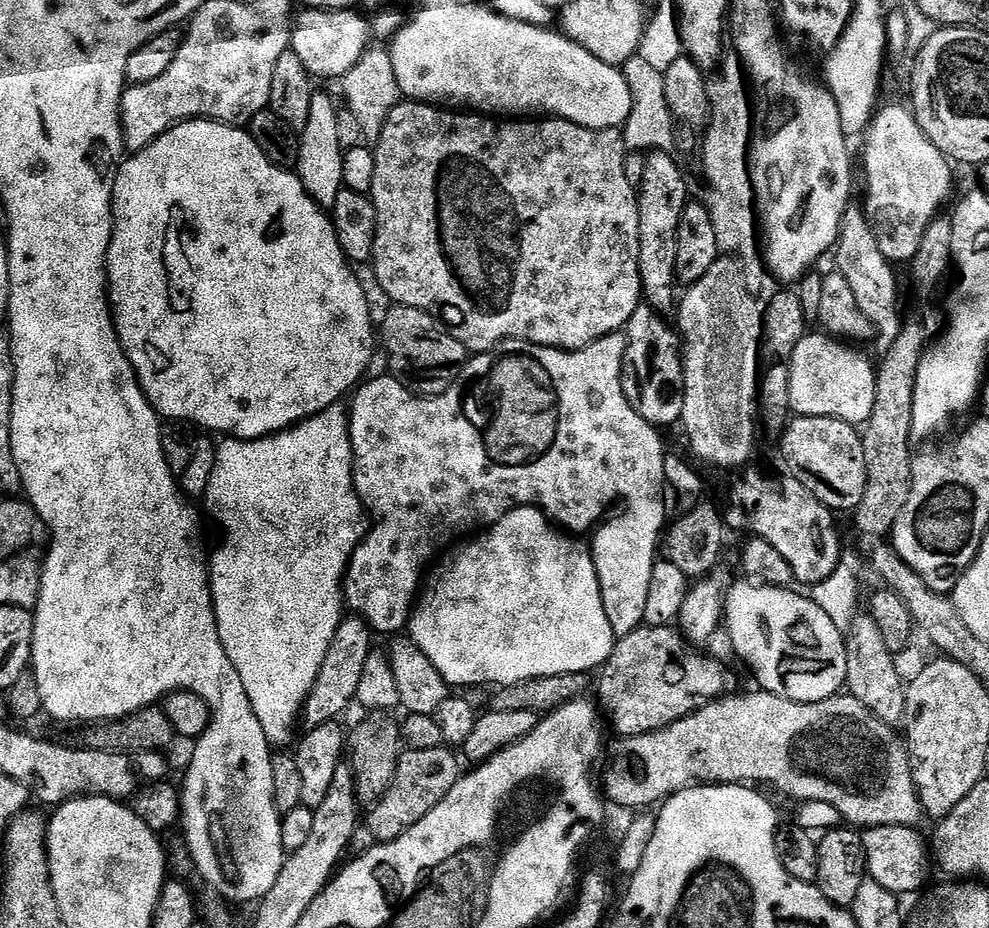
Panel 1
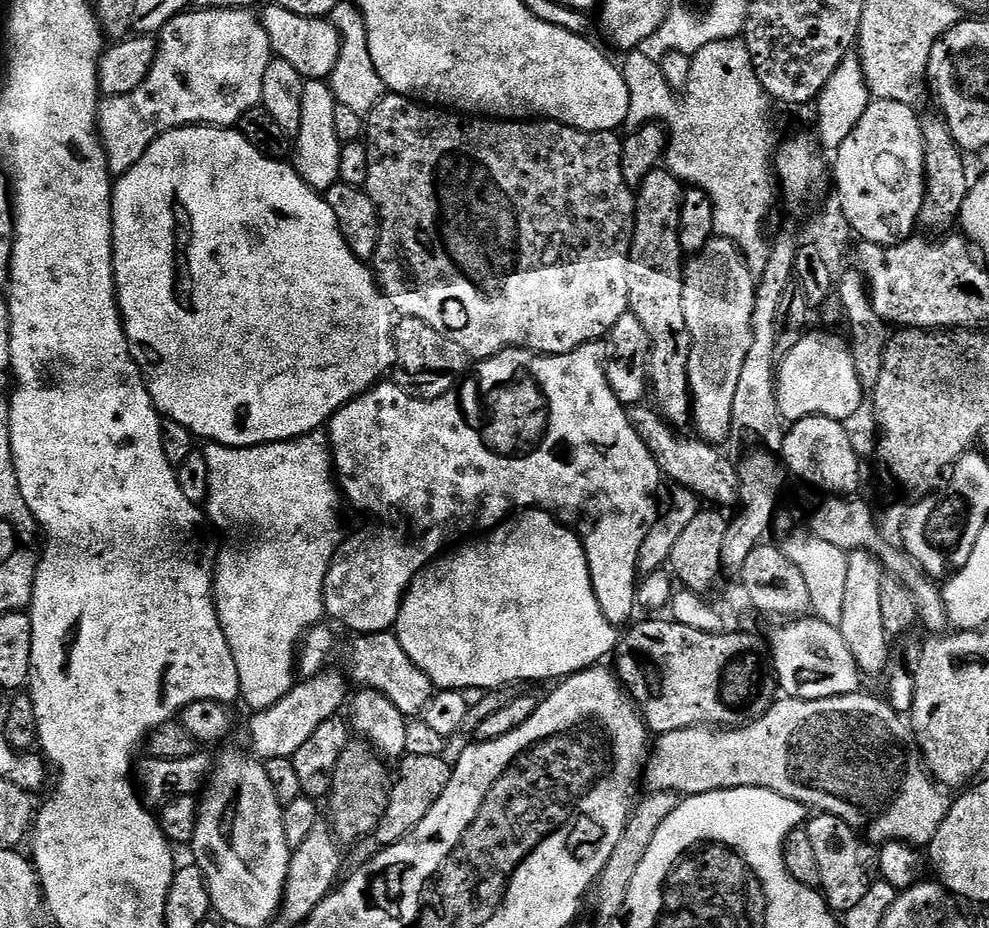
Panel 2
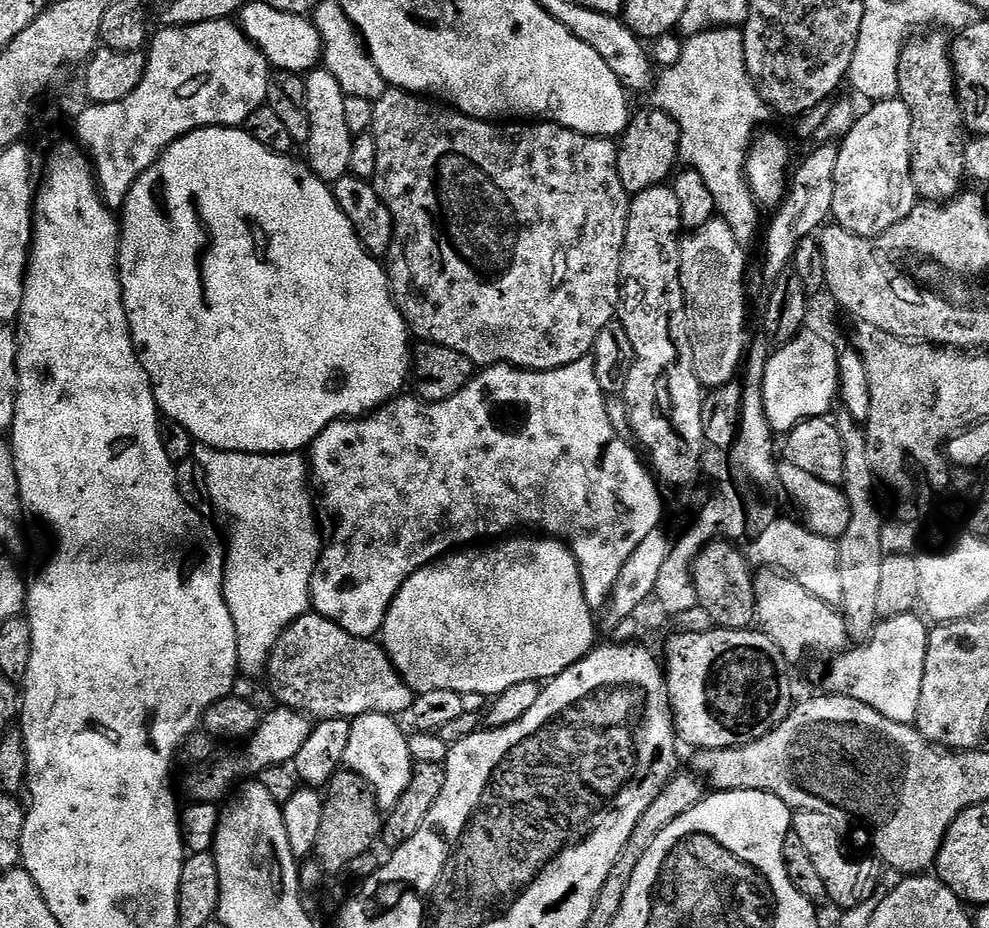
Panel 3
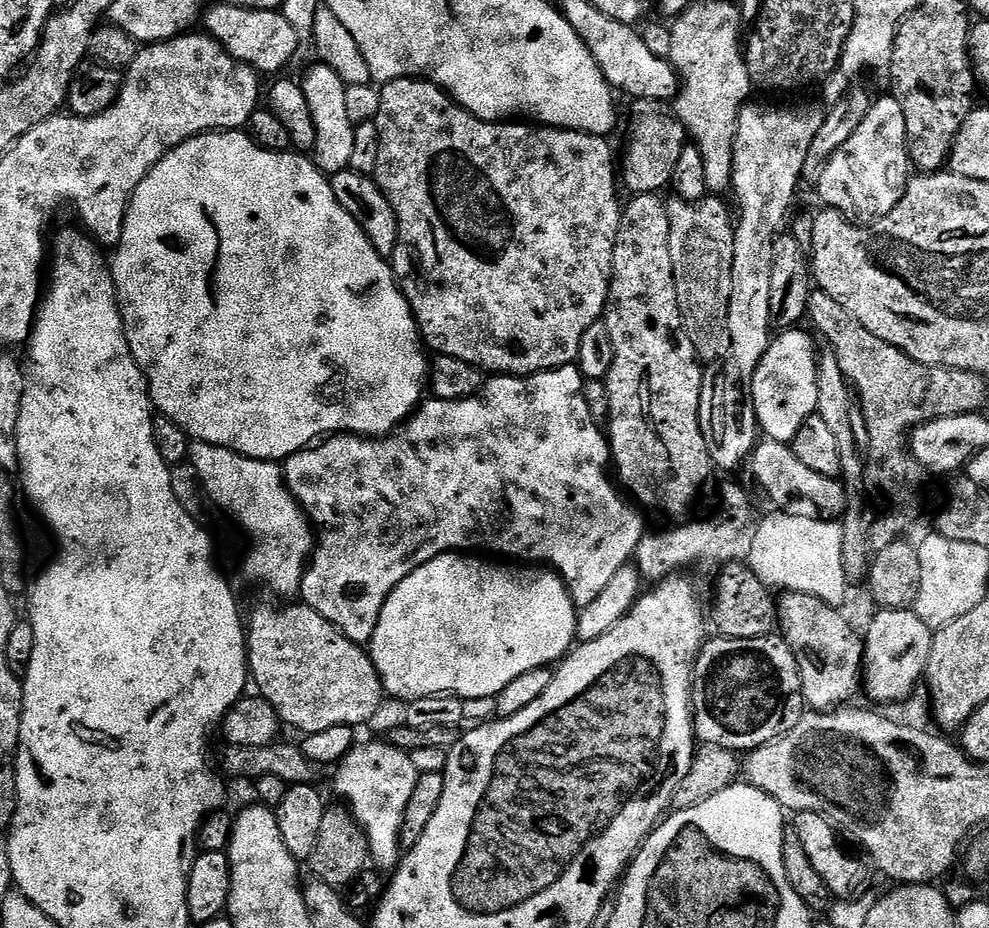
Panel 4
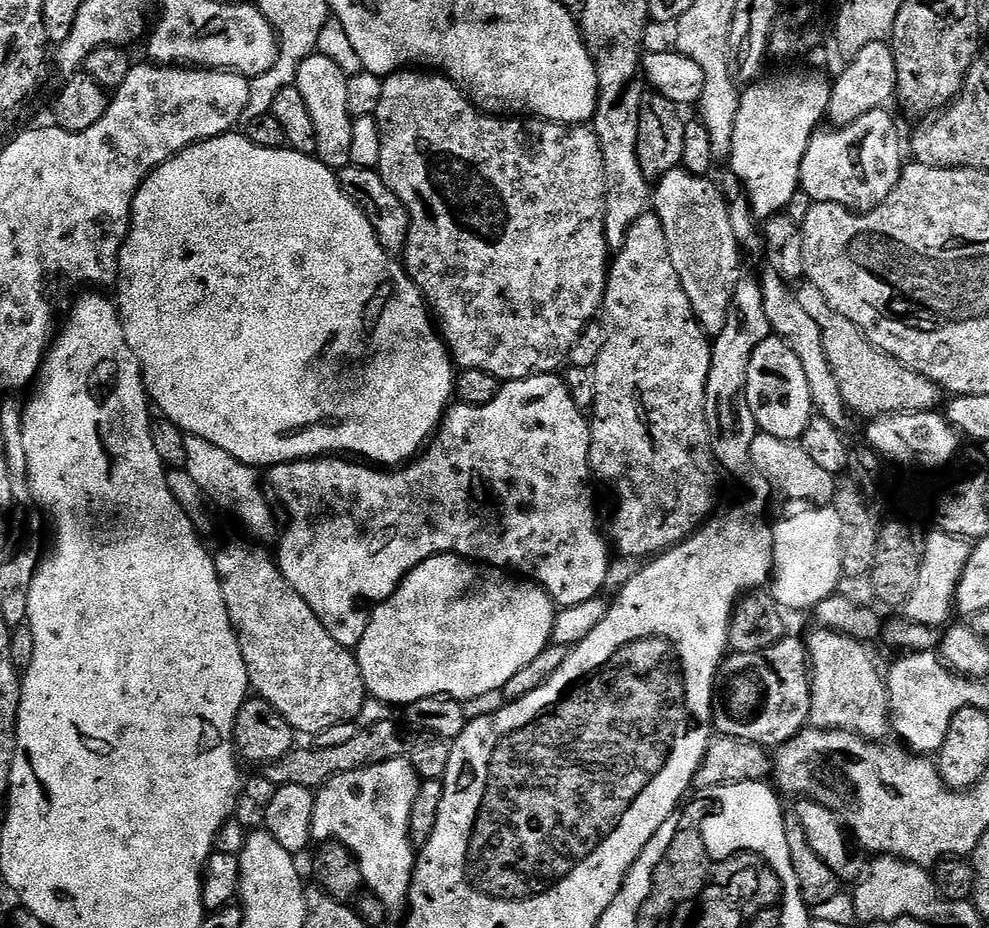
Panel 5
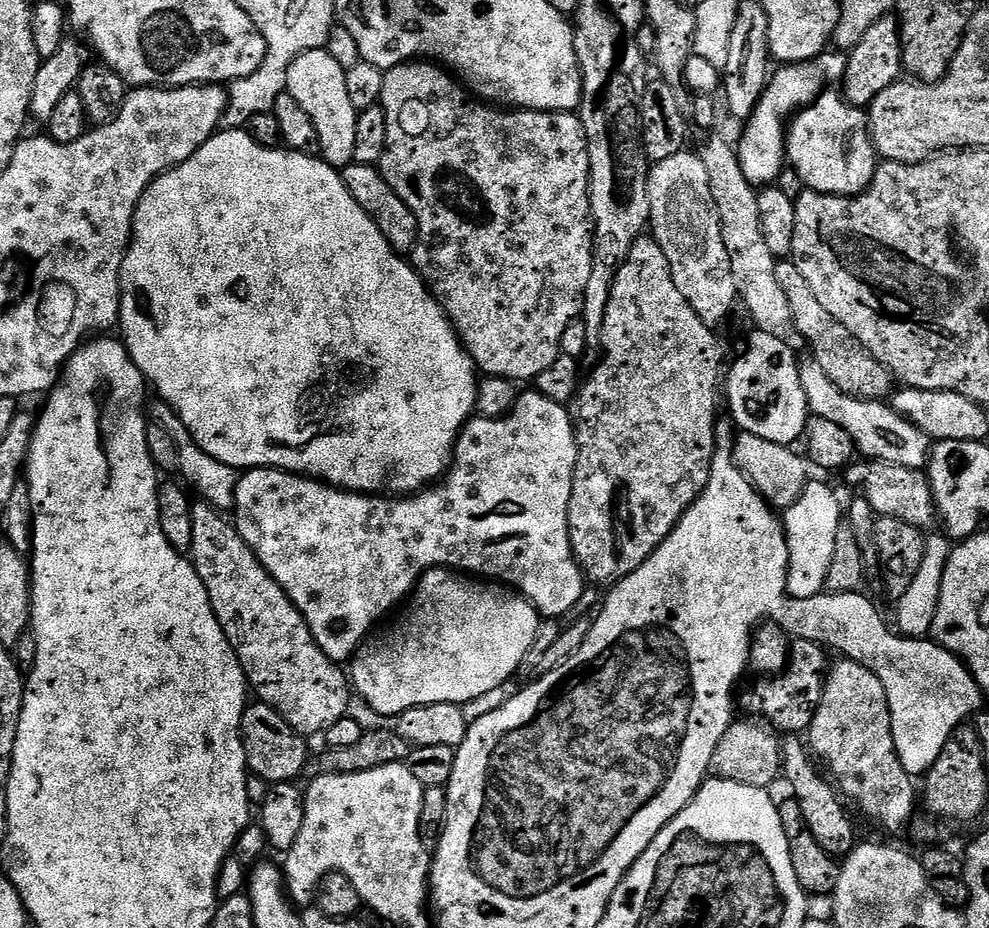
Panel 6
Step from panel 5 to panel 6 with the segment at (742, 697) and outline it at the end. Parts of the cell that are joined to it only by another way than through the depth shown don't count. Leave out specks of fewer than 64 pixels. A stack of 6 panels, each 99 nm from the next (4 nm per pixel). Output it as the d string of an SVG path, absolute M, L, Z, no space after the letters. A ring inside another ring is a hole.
M817 640L791 641L792 654L786 674L765 679L744 700L745 713L755 714L780 734L804 734L812 727L814 714L824 693L824 681L830 667L829 653Z

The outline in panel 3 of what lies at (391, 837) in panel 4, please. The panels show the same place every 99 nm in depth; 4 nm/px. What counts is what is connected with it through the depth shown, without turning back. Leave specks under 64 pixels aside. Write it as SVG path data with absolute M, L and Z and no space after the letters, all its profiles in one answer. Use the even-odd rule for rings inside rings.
M375 712L374 714L362 714L352 720L350 743L346 745L343 767L361 776L372 787L377 805L381 809L395 808L402 794L406 794L406 786L410 786L414 763L408 738L409 733L405 731L401 721L395 716Z

